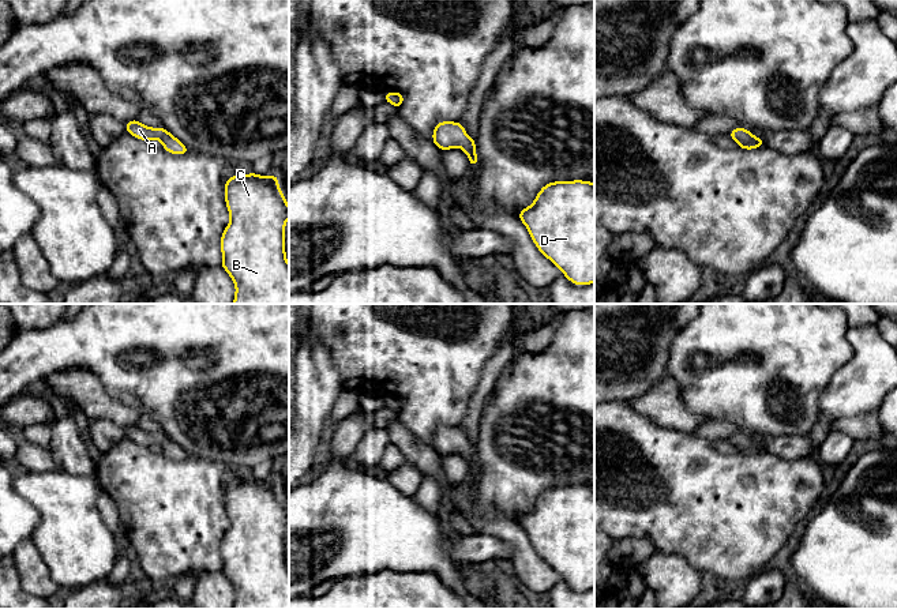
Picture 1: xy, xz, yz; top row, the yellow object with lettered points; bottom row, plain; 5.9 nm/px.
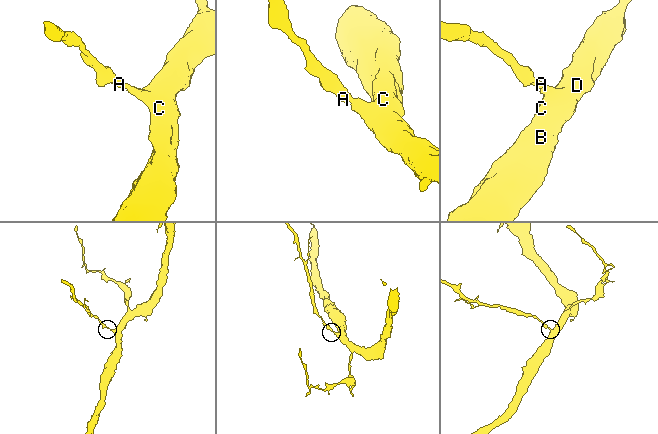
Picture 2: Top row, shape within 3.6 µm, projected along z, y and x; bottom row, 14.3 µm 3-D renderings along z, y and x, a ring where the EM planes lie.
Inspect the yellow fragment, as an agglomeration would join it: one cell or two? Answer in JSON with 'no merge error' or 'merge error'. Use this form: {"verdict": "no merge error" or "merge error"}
{"verdict": "no merge error"}

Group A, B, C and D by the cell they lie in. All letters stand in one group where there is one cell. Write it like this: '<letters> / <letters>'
A B C D

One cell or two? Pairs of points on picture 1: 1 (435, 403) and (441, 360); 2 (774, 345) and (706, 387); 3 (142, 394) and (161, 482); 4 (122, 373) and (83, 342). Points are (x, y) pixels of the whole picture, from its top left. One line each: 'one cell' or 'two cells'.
1: one cell
2: one cell
3: two cells
4: one cell

